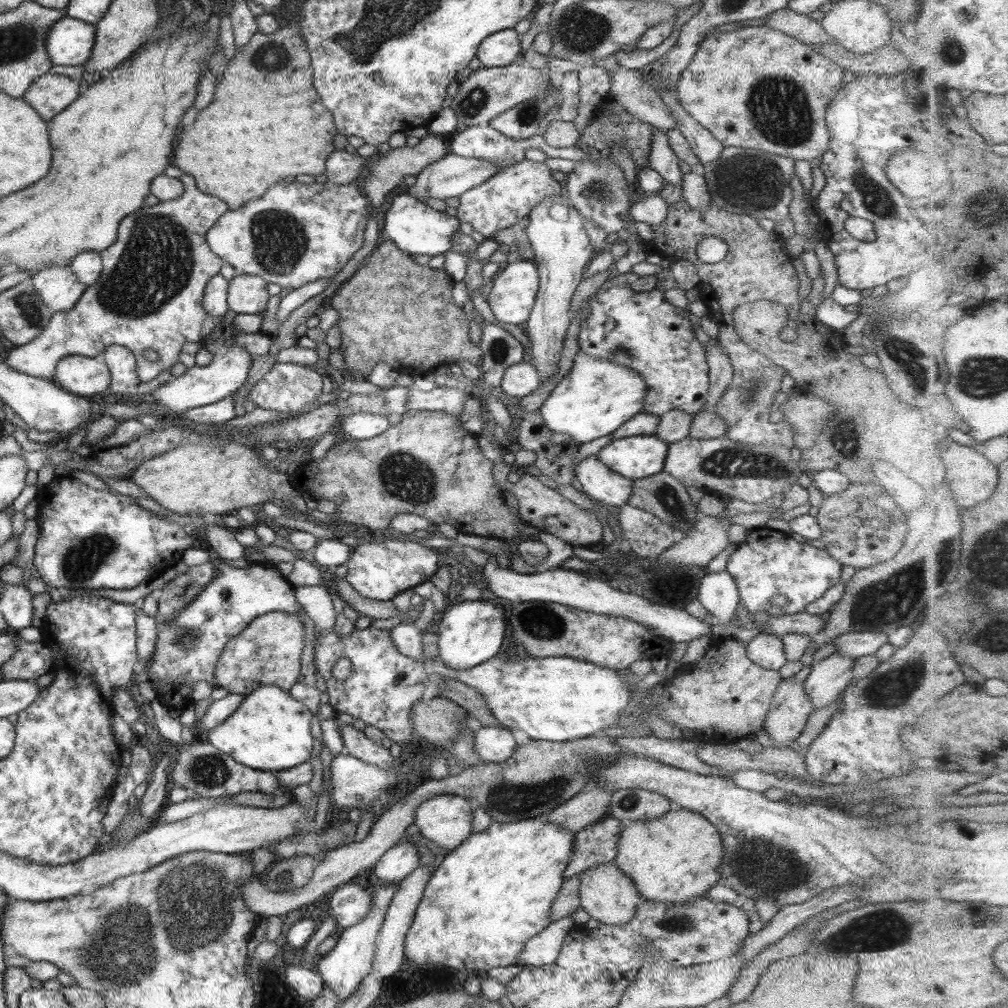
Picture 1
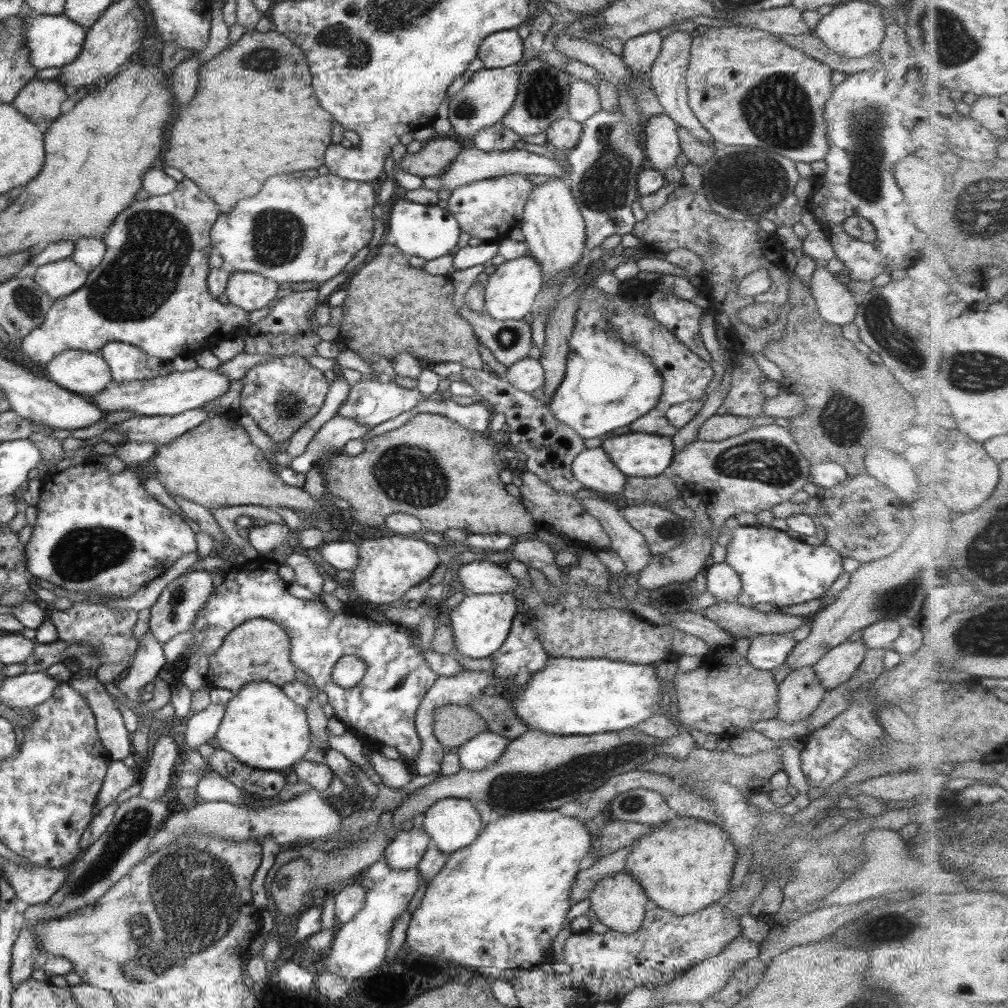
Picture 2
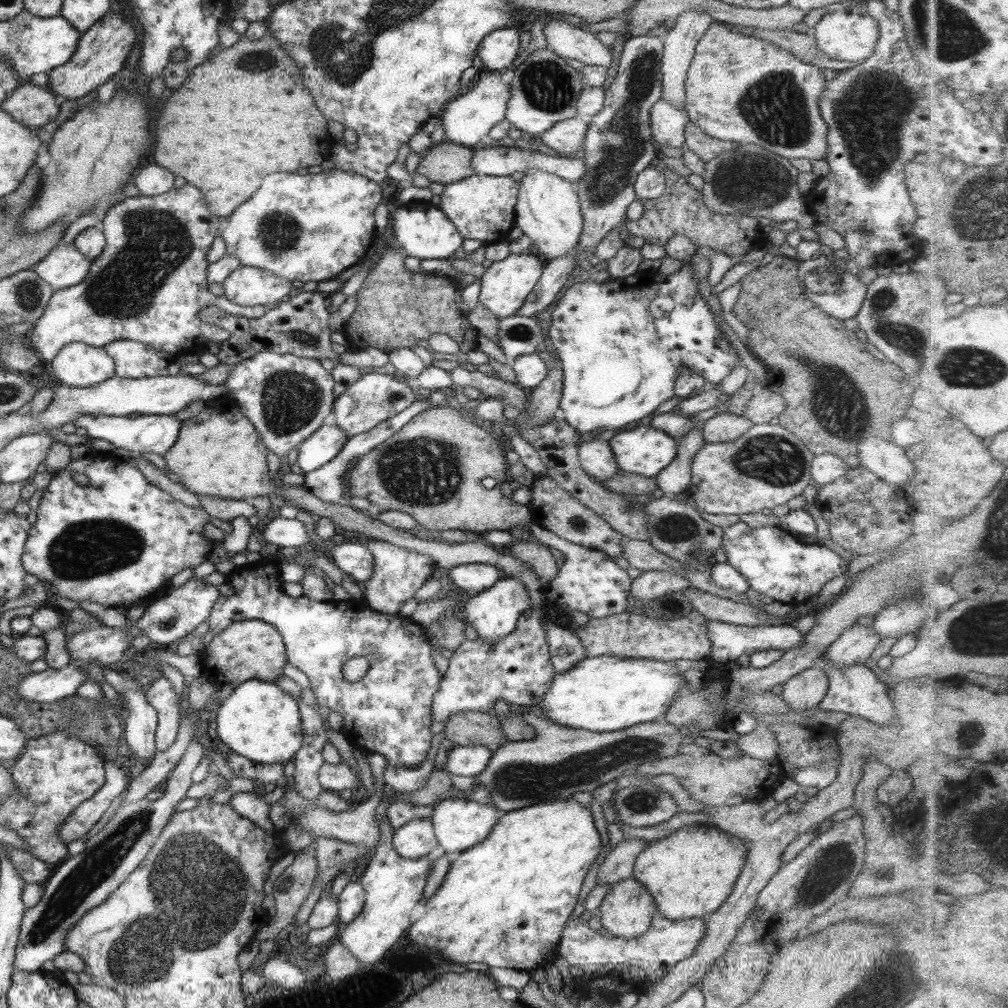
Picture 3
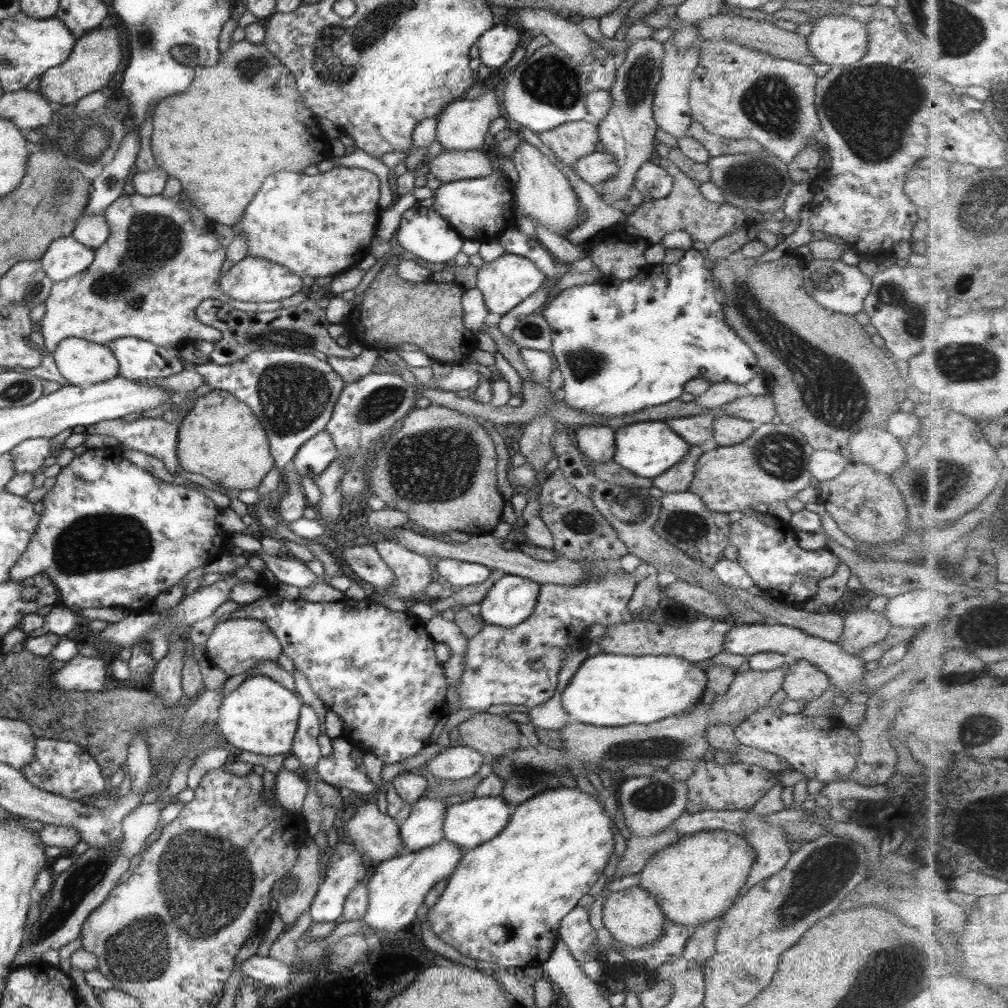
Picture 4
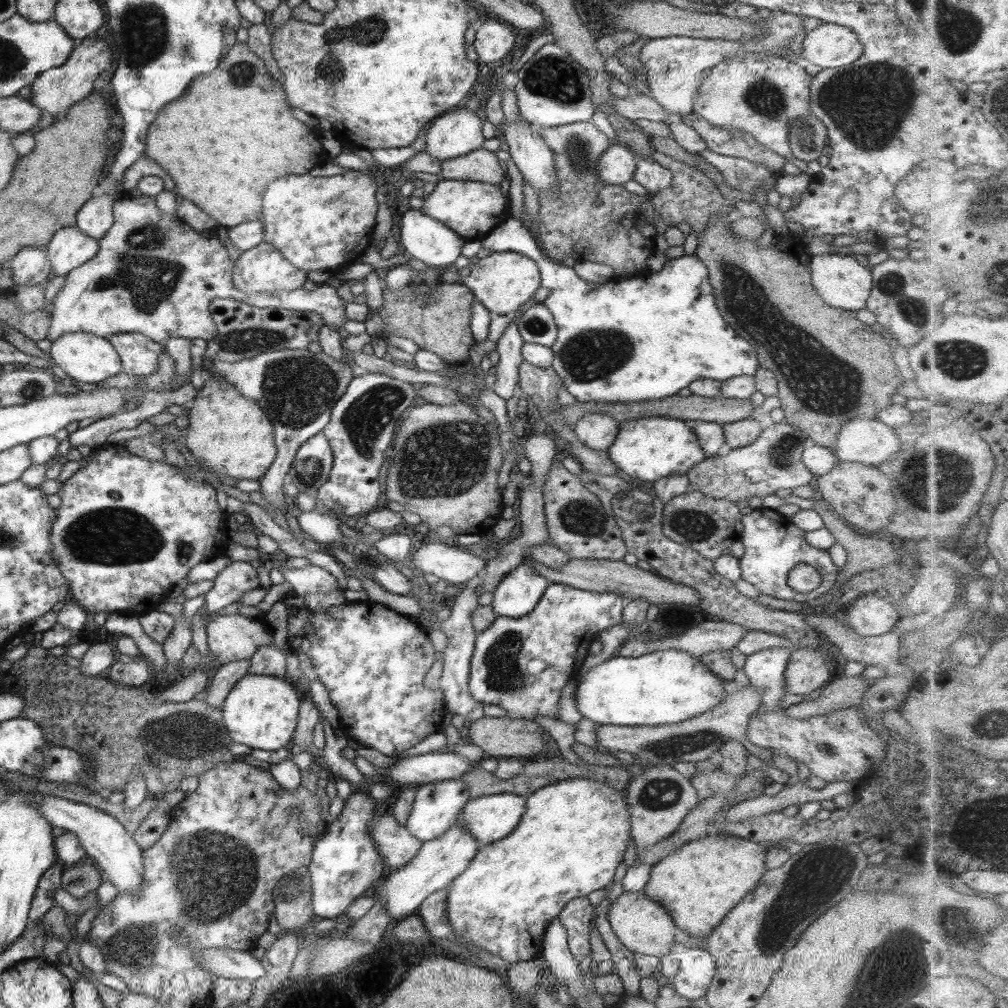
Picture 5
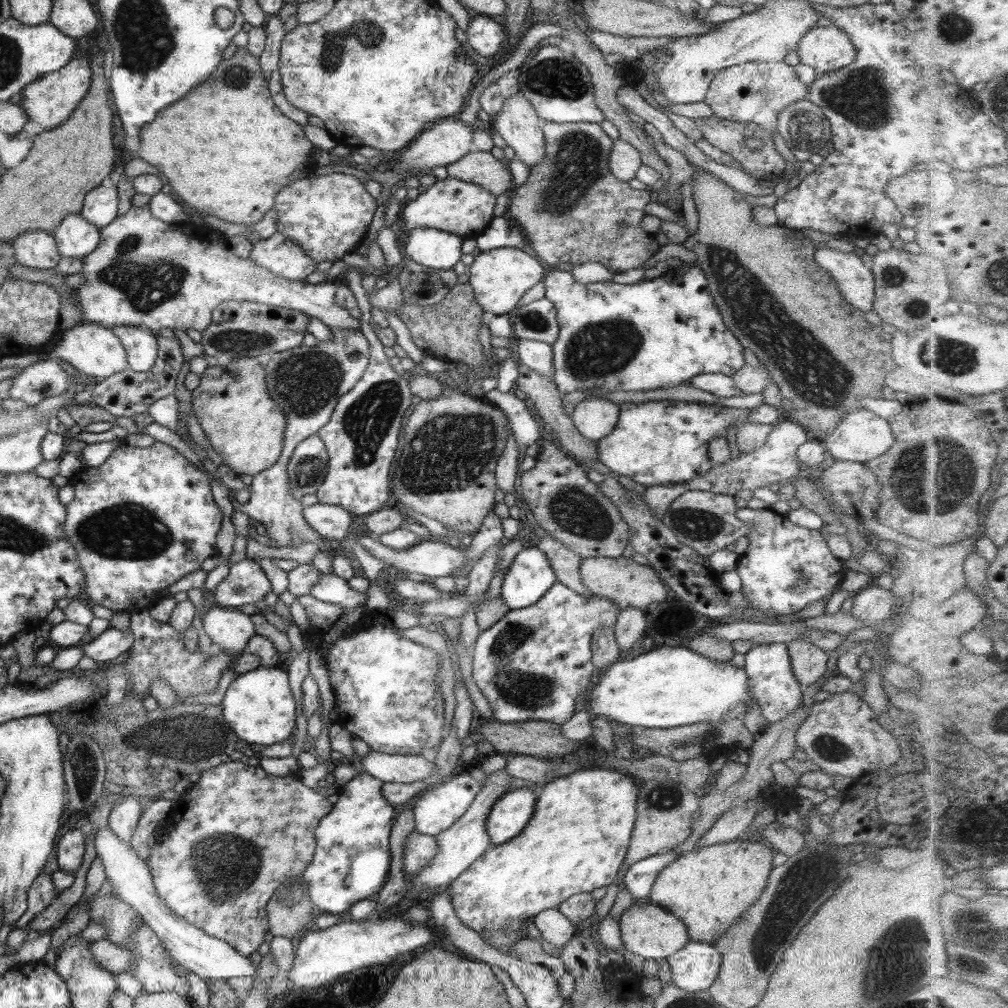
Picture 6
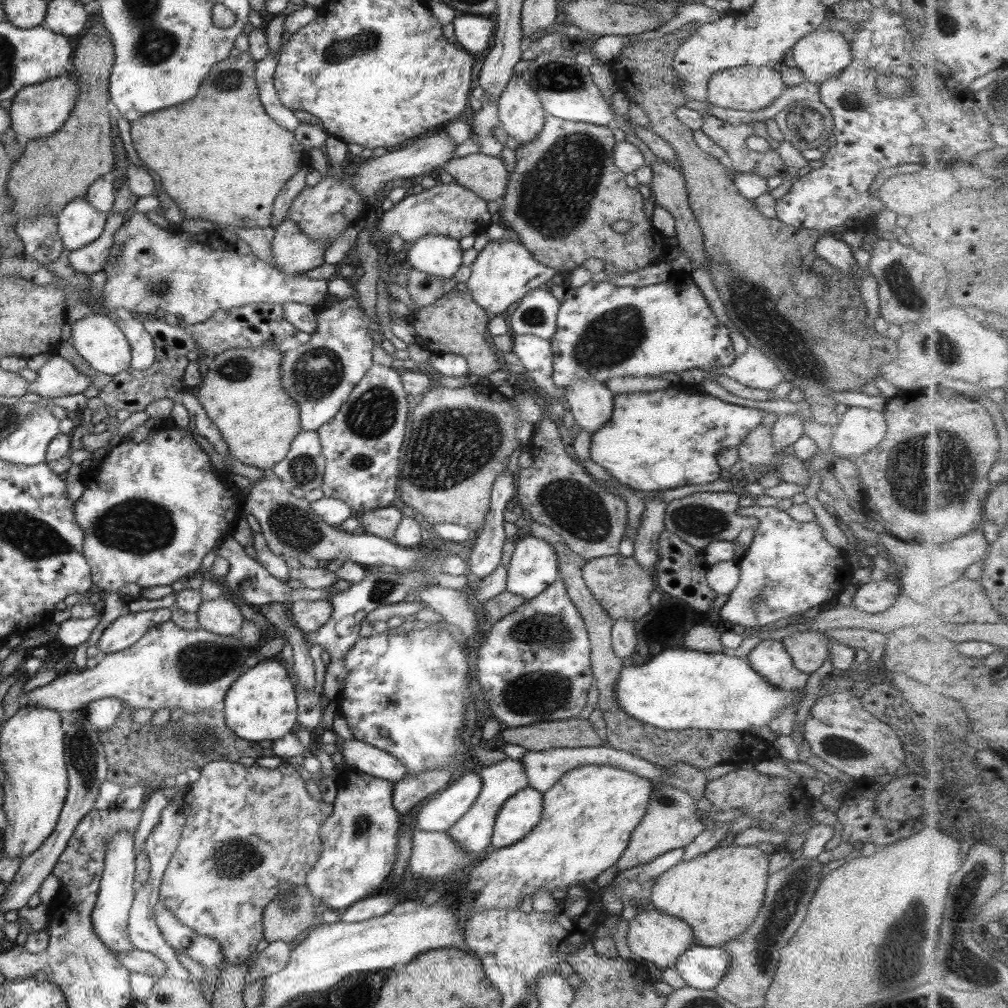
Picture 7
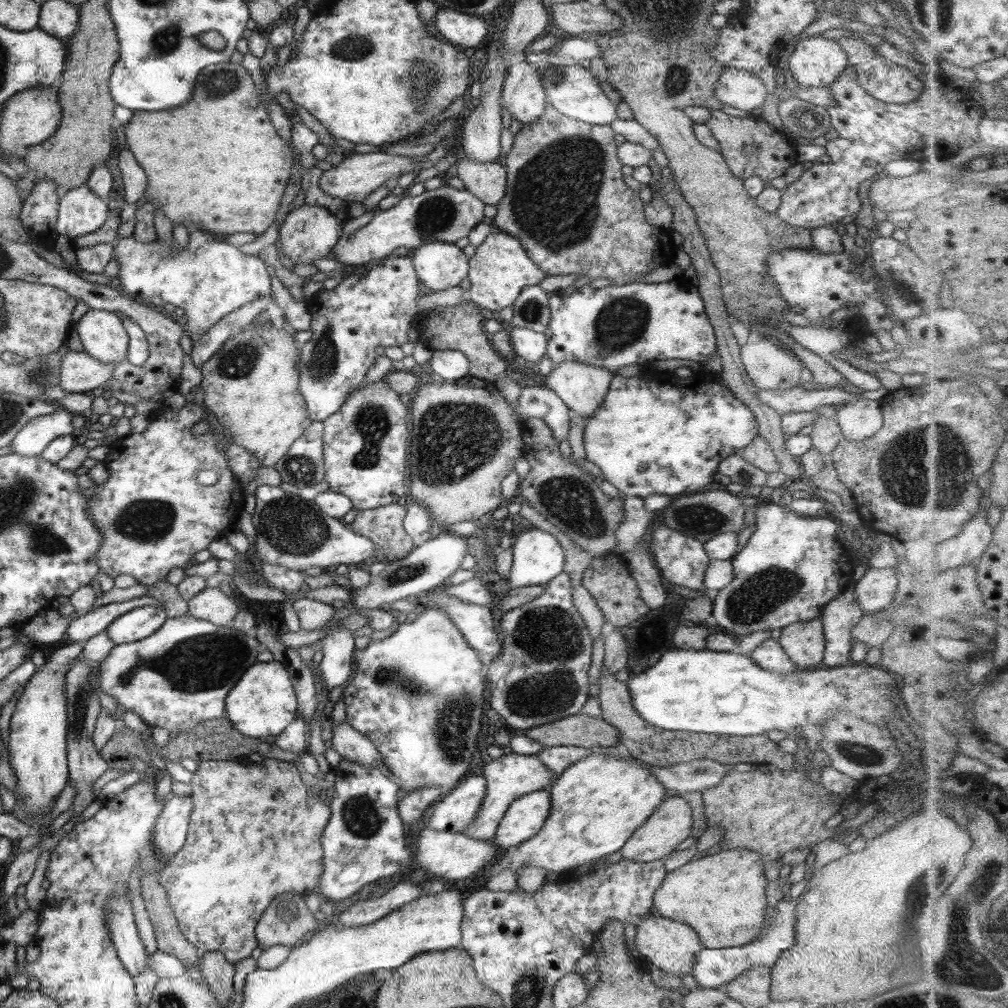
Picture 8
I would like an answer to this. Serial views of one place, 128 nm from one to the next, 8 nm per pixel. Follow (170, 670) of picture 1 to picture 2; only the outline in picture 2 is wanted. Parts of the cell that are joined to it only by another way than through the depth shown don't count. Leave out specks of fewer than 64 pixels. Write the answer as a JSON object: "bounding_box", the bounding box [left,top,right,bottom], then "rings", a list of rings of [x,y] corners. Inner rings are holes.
{"bounding_box":[181,556,437,763],"rings":[[[261,556],[253,559],[239,560],[234,566],[226,569],[219,586],[211,589],[211,595],[205,601],[205,605],[199,610],[195,618],[195,626],[191,630],[193,643],[187,646],[181,654],[187,659],[191,652],[201,652],[209,657],[218,646],[221,646],[223,638],[241,622],[249,619],[263,618],[277,623],[289,637],[289,661],[297,671],[307,675],[321,692],[327,695],[327,704],[334,717],[348,726],[350,732],[355,733],[363,742],[375,747],[393,746],[399,753],[400,759],[405,763],[416,760],[421,751],[421,740],[415,730],[415,713],[421,699],[427,693],[427,689],[437,679],[437,674],[427,666],[423,660],[421,648],[415,646],[409,638],[407,627],[399,624],[379,623],[375,620],[353,616],[347,612],[334,614],[330,612],[322,602],[311,600],[299,600],[286,590],[287,585],[278,575],[278,565]],[[345,655],[357,656],[365,662],[365,673],[357,685],[351,689],[344,689],[331,680],[331,669],[337,663],[338,658]]]}

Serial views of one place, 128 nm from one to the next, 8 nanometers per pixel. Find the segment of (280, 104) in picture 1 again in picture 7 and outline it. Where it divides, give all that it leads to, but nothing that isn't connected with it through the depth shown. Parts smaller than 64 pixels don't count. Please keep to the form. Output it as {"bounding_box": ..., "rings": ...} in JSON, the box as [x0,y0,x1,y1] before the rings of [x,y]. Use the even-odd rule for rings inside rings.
{"bounding_box":[131,52,303,228],"rings":[[[240,52],[237,58],[227,56],[225,60],[216,62],[209,68],[207,74],[205,74],[205,78],[203,78],[203,82],[199,84],[197,96],[187,102],[187,108],[185,108],[183,104],[177,104],[177,106],[171,106],[171,108],[153,112],[153,114],[145,114],[143,118],[139,118],[139,120],[135,120],[135,122],[131,124],[131,142],[133,142],[135,150],[137,150],[139,160],[141,160],[149,170],[153,170],[153,172],[161,178],[161,184],[163,184],[165,194],[167,194],[173,202],[177,202],[177,206],[179,206],[179,210],[183,212],[185,218],[203,218],[203,220],[209,220],[209,222],[213,222],[213,224],[224,224],[227,228],[235,228],[236,226],[241,228],[265,228],[269,226],[271,222],[271,209],[273,209],[274,198],[277,196],[279,190],[283,188],[285,182],[287,182],[287,178],[297,172],[299,166],[301,166],[303,148],[295,141],[293,133],[283,130],[281,126],[277,126],[277,124],[265,114],[265,110],[263,110],[263,107],[259,104],[255,79],[253,78],[255,63],[256,61],[254,61],[247,52]]]}

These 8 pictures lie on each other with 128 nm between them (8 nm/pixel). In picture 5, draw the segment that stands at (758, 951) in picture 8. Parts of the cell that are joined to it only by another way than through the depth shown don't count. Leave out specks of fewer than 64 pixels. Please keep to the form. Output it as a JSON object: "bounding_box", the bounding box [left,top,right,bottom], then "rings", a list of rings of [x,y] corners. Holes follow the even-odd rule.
{"bounding_box":[656,947,715,1000],"rings":[[[689,947],[661,957],[656,974],[662,983],[674,988],[677,996],[696,1000],[707,992],[715,965],[715,958],[706,949]]]}

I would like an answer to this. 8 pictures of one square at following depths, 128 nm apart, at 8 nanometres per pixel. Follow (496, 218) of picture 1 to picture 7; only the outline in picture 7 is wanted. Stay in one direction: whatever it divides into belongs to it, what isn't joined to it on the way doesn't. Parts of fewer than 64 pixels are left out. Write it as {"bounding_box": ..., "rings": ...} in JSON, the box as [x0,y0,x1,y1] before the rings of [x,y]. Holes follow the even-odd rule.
{"bounding_box":[377,183,495,244],"rings":[[[437,183],[429,188],[423,189],[420,193],[405,196],[393,204],[392,208],[383,212],[377,220],[377,230],[380,232],[381,240],[388,242],[392,234],[398,234],[406,243],[410,244],[425,234],[441,235],[459,240],[469,234],[484,232],[488,224],[495,219],[487,212],[486,202],[467,190],[464,186],[451,183]]]}

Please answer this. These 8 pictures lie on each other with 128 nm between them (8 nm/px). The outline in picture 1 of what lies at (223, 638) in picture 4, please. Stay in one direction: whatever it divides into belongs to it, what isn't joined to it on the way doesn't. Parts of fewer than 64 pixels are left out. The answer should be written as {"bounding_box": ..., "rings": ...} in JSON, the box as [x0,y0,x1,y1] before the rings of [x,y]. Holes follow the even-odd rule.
{"bounding_box":[213,612,303,695],"rings":[[[269,612],[253,619],[237,636],[225,643],[213,670],[215,686],[221,686],[228,693],[242,695],[263,685],[277,686],[288,692],[299,676],[303,638],[303,623],[296,616]]]}

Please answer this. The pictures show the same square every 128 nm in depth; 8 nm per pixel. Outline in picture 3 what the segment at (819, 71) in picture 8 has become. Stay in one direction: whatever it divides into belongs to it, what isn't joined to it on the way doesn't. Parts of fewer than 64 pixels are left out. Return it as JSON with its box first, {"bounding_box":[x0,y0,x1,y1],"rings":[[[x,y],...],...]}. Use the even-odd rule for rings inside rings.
{"bounding_box":[812,3,877,62],"rings":[[[862,3],[825,13],[812,30],[817,49],[825,56],[845,62],[861,62],[873,52],[877,42],[877,22],[867,14]]]}

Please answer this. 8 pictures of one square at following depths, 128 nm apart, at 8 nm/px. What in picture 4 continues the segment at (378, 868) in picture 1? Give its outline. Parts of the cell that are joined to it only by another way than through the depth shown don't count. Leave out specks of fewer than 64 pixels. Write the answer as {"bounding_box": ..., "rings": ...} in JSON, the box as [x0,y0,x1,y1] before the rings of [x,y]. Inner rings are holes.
{"bounding_box":[398,796,446,853],"rings":[[[422,796],[411,804],[411,812],[398,828],[399,839],[406,853],[438,844],[442,839],[441,825],[446,812],[445,798]]]}

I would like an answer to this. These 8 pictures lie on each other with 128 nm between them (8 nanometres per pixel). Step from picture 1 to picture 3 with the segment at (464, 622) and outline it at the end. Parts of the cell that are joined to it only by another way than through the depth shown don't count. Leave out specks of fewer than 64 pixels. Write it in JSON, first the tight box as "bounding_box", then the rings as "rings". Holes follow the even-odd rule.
{"bounding_box":[457,575,531,642],"rings":[[[502,575],[493,586],[465,600],[457,608],[457,614],[462,620],[466,618],[471,622],[473,628],[477,631],[477,640],[497,642],[497,640],[507,636],[509,632],[513,632],[518,617],[525,610],[529,611],[530,607],[531,600],[529,600],[529,594],[527,594],[525,586],[516,578]]]}

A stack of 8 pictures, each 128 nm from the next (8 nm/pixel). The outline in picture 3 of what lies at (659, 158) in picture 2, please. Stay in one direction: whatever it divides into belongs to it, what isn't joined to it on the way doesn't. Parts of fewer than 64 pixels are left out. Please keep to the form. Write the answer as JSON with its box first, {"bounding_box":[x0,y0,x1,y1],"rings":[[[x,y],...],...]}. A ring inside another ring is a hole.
{"bounding_box":[649,98,689,155],"rings":[[[659,98],[653,106],[649,109],[649,123],[650,132],[652,136],[652,142],[656,146],[657,153],[659,155],[658,148],[665,146],[665,148],[681,148],[684,141],[684,126],[689,122],[687,112],[684,108],[679,108],[677,106],[671,106],[667,104],[663,98]]]}

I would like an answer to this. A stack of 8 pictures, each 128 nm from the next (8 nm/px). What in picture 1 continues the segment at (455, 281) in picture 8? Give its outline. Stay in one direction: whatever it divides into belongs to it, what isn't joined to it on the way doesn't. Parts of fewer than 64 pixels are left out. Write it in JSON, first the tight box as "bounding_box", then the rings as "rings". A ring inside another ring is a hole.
{"bounding_box":[379,192,459,256],"rings":[[[403,192],[391,201],[387,213],[384,215],[383,229],[379,239],[390,240],[395,246],[410,255],[435,256],[442,255],[451,248],[453,232],[459,229],[459,221],[444,212],[437,212],[425,203],[418,201]]]}

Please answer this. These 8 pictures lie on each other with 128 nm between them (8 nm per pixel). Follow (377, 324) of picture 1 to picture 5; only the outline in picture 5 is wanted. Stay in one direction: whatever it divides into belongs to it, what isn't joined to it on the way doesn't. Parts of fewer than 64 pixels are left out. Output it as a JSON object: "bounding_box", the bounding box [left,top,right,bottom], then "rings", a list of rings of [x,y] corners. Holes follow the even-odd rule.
{"bounding_box":[374,280,475,366],"rings":[[[383,280],[380,282],[382,283],[383,302],[379,309],[374,311],[382,321],[381,340],[384,339],[385,334],[409,339],[420,350],[437,355],[444,363],[452,366],[469,361],[468,351],[475,343],[468,324],[471,319],[471,301],[474,298],[467,286],[458,282],[441,282],[433,291],[427,293],[427,297],[418,299],[407,286],[393,290],[387,289]]]}

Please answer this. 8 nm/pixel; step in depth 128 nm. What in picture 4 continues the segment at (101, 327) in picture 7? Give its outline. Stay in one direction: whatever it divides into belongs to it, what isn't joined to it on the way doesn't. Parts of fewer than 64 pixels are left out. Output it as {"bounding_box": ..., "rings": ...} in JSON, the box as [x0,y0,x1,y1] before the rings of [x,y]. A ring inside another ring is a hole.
{"bounding_box":[52,338,118,385],"rings":[[[65,338],[57,344],[52,355],[59,374],[68,385],[93,385],[118,376],[117,360],[105,344]]]}

